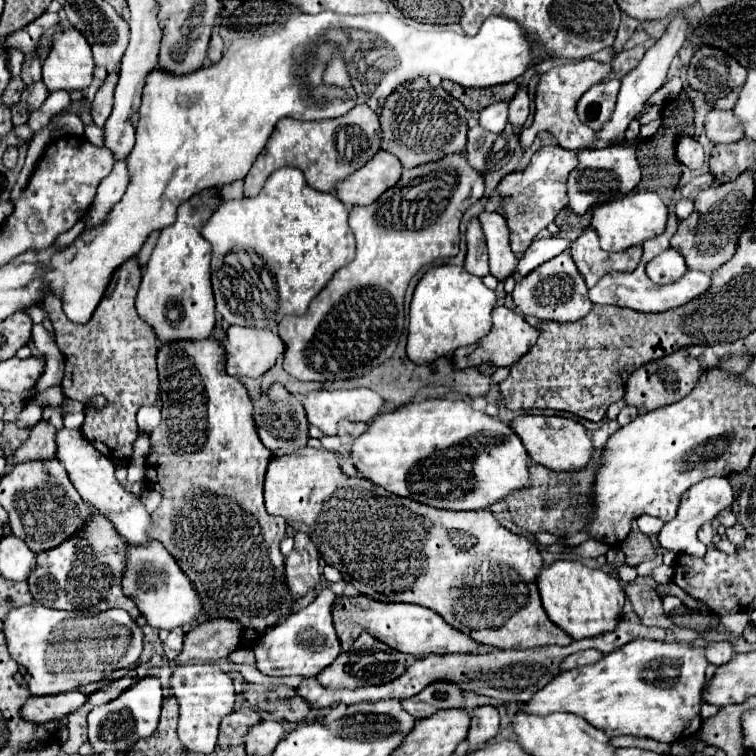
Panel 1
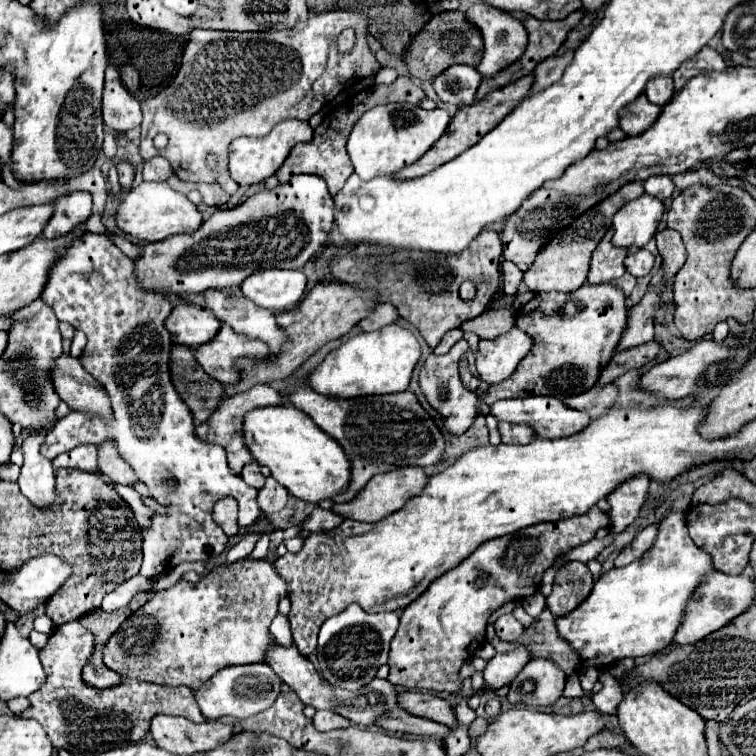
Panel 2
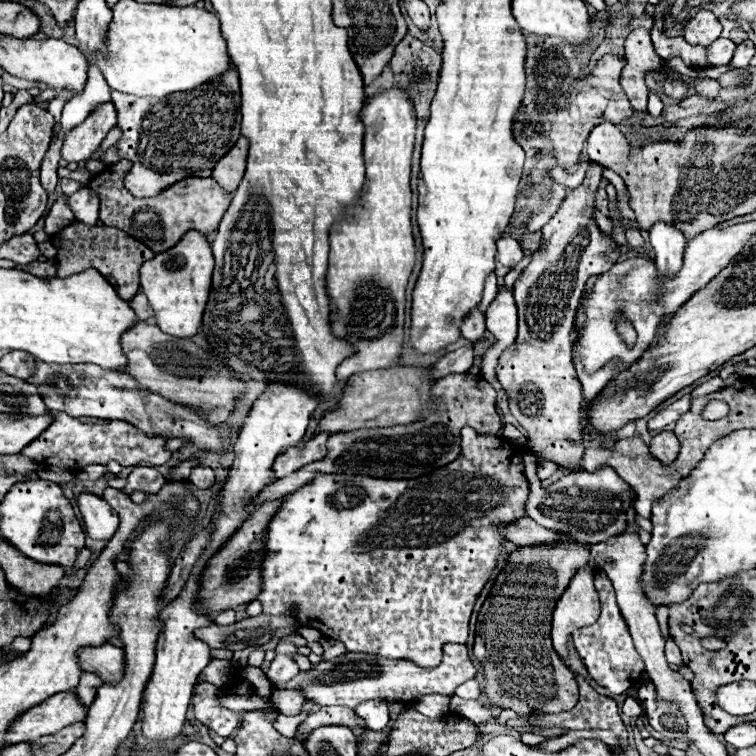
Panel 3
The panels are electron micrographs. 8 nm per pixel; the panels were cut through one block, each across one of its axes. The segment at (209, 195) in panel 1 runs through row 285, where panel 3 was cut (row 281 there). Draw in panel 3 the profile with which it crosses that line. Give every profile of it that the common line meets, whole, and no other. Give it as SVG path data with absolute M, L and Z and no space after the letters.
M188 230L188 234L184 234L176 246L168 248L168 252L160 252L142 264L140 286L150 300L150 306L154 308L154 316L162 332L176 338L188 338L200 332L198 328L202 324L202 312L210 294L212 268L214 256L210 242L202 232L196 230Z

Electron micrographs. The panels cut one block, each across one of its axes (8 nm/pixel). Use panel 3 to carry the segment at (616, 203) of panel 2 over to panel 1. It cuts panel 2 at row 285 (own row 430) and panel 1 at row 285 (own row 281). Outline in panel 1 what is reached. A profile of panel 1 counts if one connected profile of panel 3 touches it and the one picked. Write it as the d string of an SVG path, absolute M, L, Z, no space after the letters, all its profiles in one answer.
M562 252L560 256L548 260L546 264L524 276L516 284L512 298L520 314L534 316L540 320L552 320L552 322L576 322L584 318L594 306L592 300L588 300L588 286L584 282L584 276L580 276L568 252Z

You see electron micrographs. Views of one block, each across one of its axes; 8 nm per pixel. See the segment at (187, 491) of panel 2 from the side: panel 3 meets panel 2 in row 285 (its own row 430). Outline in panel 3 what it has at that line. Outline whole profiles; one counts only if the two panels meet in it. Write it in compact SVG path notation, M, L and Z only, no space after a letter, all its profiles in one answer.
M56 412L52 428L44 430L20 454L60 468L84 468L90 464L108 464L110 460L116 460L122 466L162 466L170 460L170 452L166 452L164 446L166 442L162 438L150 438L144 432L132 428L132 424L124 424L120 420L72 418L64 416L64 412Z

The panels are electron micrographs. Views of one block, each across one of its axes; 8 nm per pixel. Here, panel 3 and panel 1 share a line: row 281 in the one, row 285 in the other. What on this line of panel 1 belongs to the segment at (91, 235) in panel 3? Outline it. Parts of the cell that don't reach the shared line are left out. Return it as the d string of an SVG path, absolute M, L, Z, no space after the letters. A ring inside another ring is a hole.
M128 258L116 272L102 296L98 308L94 310L88 324L70 322L64 316L62 300L58 294L50 292L42 300L44 310L48 312L56 344L64 358L64 396L78 400L88 406L82 434L94 444L98 452L108 456L112 462L120 464L120 458L130 458L132 442L138 438L136 412L144 404L154 404L158 398L158 372L156 372L156 334L152 326L146 324L134 306L136 292L140 286L142 268L138 258ZM102 394L106 398L104 408L90 408L90 400Z

